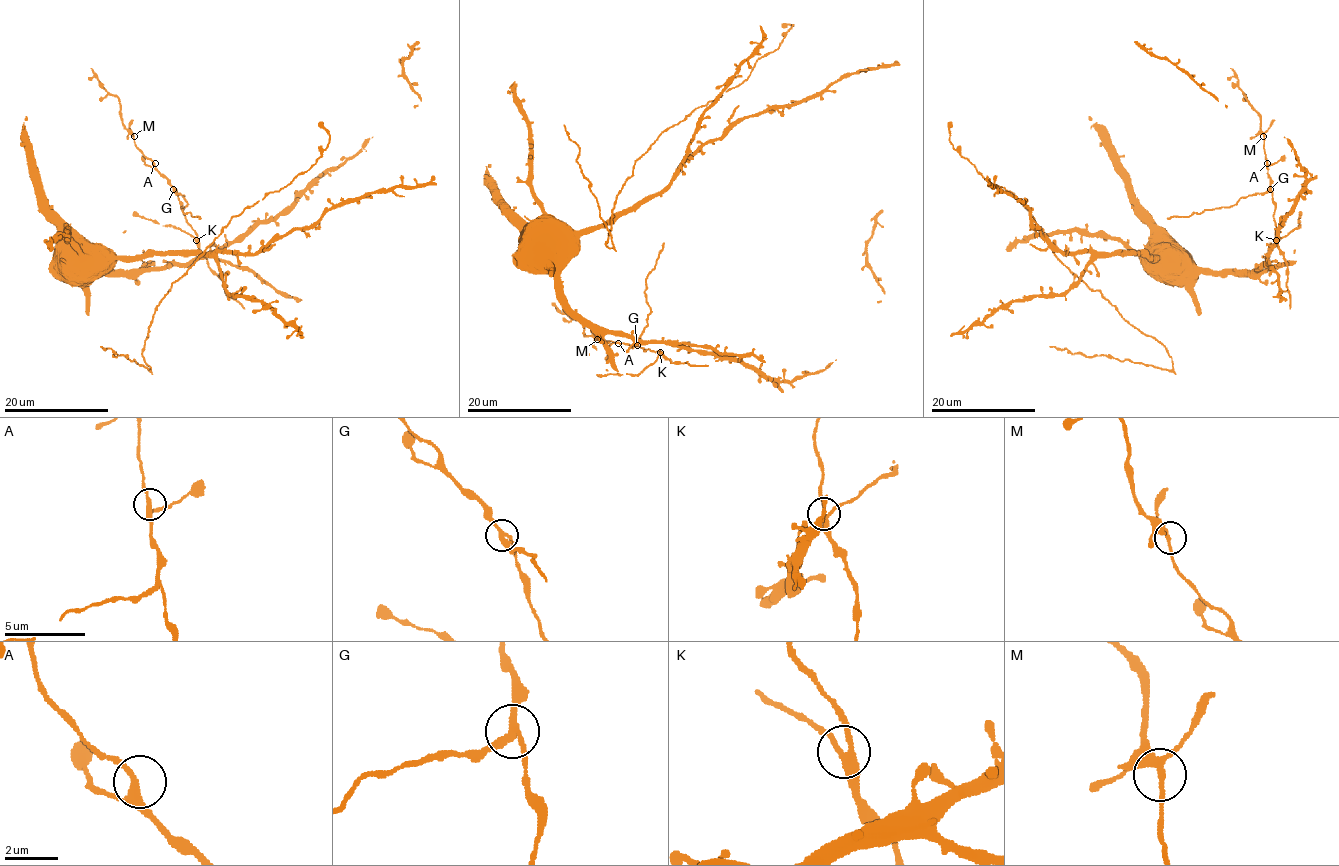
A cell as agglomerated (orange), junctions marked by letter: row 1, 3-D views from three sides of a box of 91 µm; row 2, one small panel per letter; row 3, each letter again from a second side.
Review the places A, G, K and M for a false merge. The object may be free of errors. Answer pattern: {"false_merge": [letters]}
{"false_merge": ["G"]}

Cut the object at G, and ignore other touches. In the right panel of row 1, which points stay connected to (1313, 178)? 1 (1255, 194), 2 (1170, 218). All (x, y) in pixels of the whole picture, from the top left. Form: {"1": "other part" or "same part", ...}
{"1": "other part", "2": "other part"}

